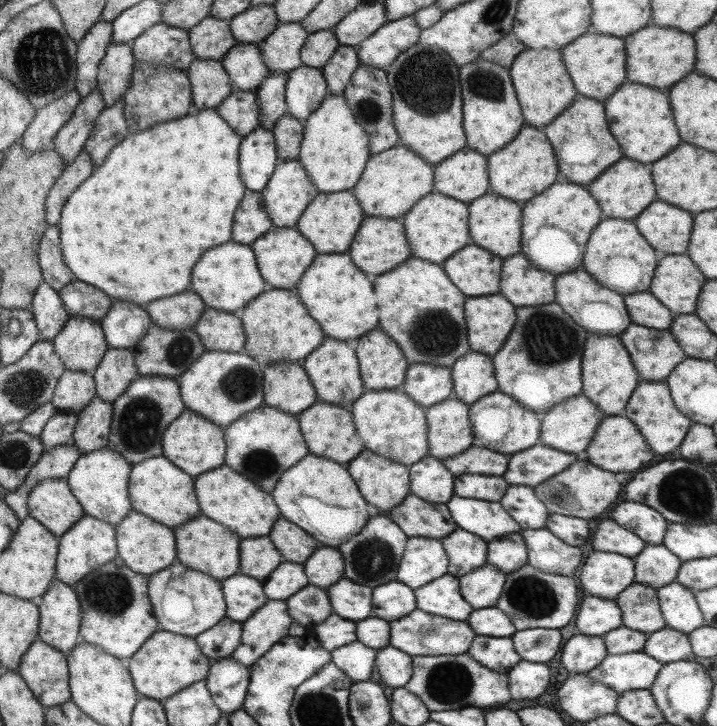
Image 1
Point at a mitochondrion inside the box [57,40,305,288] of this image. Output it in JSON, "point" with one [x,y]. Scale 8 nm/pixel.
{"point":[146,83]}

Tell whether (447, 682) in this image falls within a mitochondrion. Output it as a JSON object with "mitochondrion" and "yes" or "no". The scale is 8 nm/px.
{"mitochondrion":"yes"}

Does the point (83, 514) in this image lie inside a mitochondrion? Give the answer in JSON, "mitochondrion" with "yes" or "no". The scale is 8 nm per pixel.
{"mitochondrion":"no"}

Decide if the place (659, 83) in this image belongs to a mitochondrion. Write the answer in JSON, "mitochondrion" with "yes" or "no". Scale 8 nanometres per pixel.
{"mitochondrion":"no"}

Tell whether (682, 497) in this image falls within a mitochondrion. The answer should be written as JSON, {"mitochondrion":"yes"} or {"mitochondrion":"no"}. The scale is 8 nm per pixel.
{"mitochondrion":"yes"}

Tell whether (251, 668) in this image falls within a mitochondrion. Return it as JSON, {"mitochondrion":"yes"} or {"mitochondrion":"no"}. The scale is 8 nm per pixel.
{"mitochondrion":"no"}

